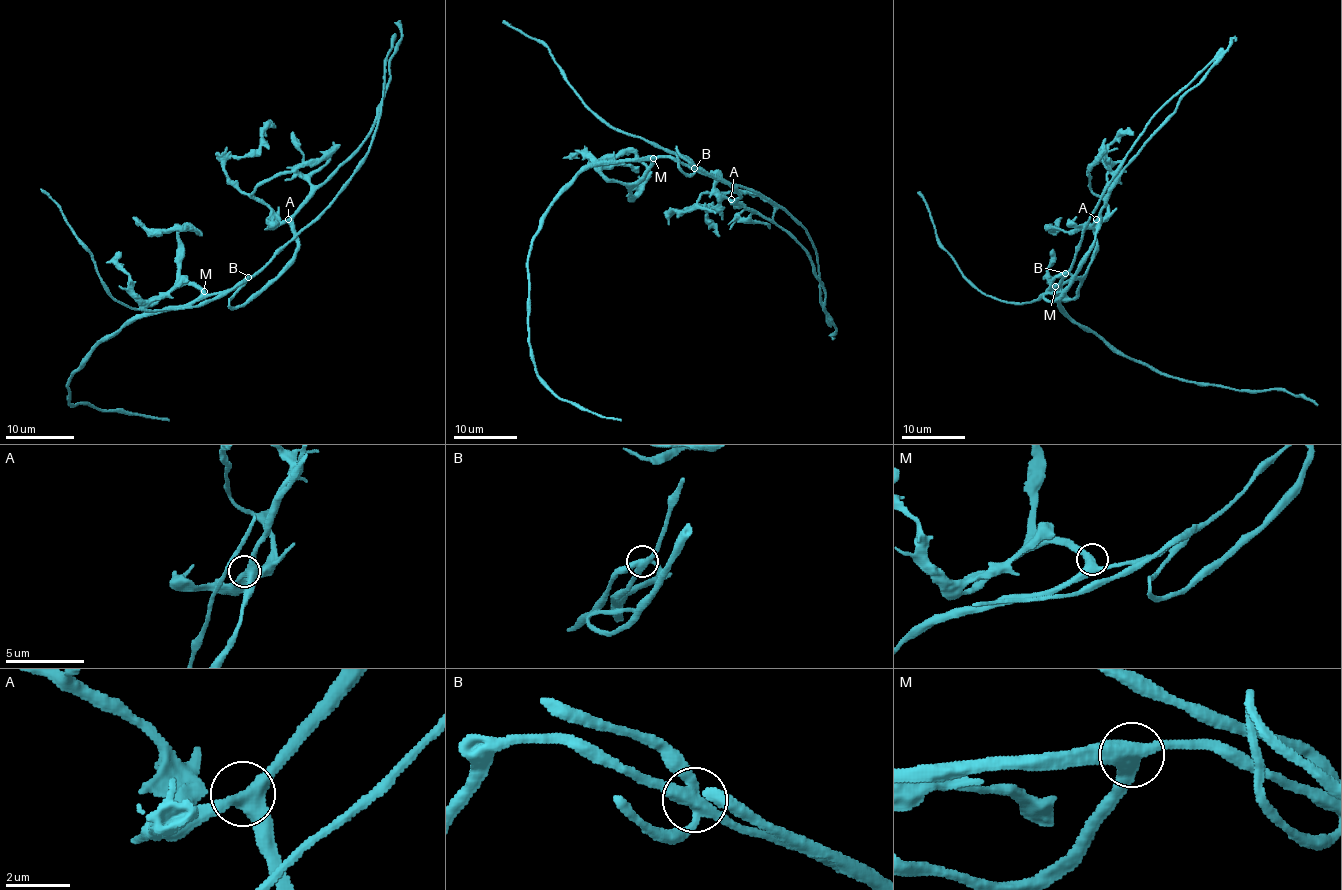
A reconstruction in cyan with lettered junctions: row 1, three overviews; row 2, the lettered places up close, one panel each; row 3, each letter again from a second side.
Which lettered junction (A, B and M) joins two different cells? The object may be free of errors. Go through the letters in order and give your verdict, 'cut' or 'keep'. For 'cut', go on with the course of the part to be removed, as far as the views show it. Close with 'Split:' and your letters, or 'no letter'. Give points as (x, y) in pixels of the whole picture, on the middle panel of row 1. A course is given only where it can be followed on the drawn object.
A: keep
B: cut | (694, 168), (686, 174), (679, 166), (677, 149), (806, 251), (835, 338)
M: keep
Split: B

